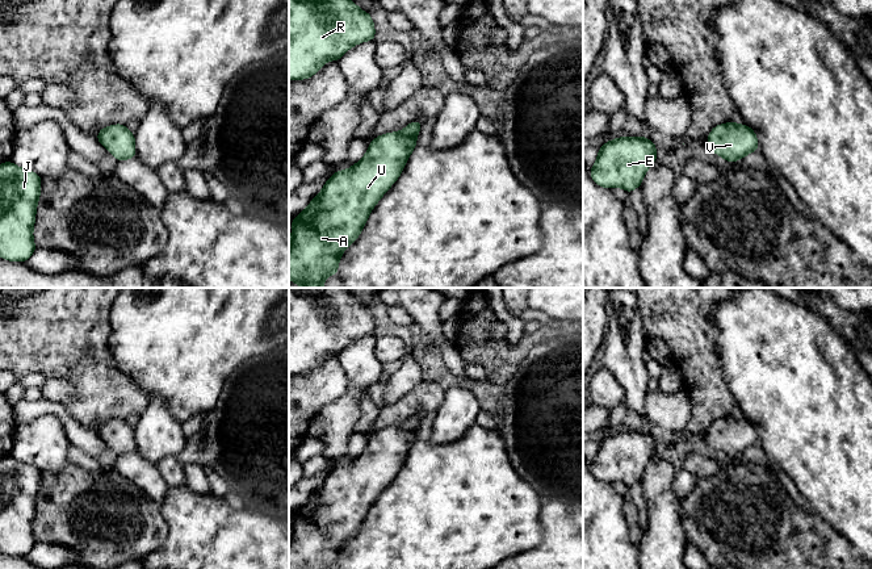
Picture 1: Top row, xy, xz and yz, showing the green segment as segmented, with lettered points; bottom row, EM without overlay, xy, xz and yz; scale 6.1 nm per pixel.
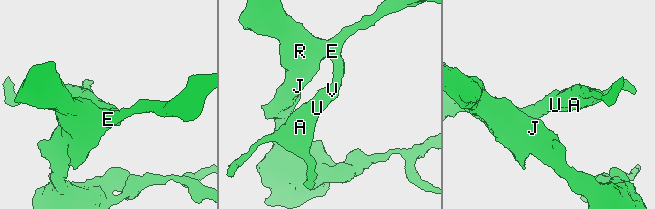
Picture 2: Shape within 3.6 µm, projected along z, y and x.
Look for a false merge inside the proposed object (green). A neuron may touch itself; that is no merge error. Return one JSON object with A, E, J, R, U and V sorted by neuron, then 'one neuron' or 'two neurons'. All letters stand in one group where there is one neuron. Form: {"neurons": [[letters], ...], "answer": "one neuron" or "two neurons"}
{"neurons": [["A", "E", "J", "R", "U", "V"]], "answer": "one neuron"}

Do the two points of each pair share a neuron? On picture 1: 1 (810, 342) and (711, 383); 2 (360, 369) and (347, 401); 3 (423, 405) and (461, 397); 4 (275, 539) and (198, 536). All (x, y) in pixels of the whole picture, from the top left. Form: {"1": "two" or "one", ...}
{"1": "two", "2": "one", "3": "two", "4": "one"}

